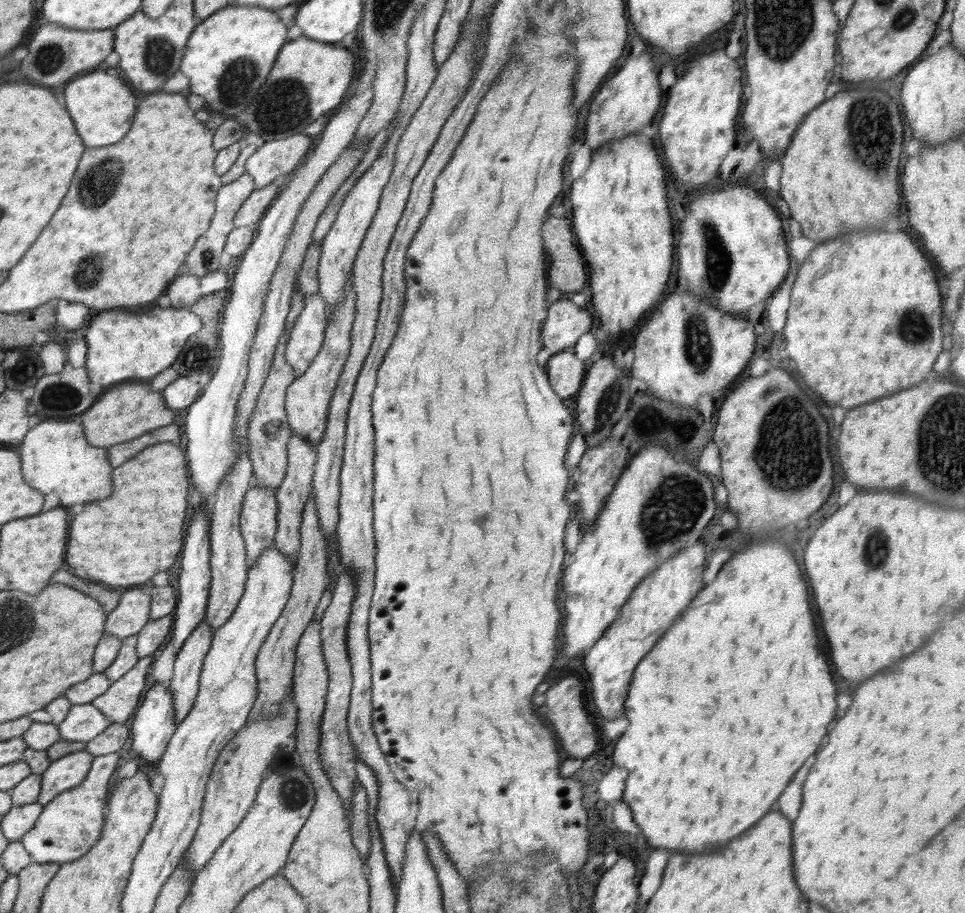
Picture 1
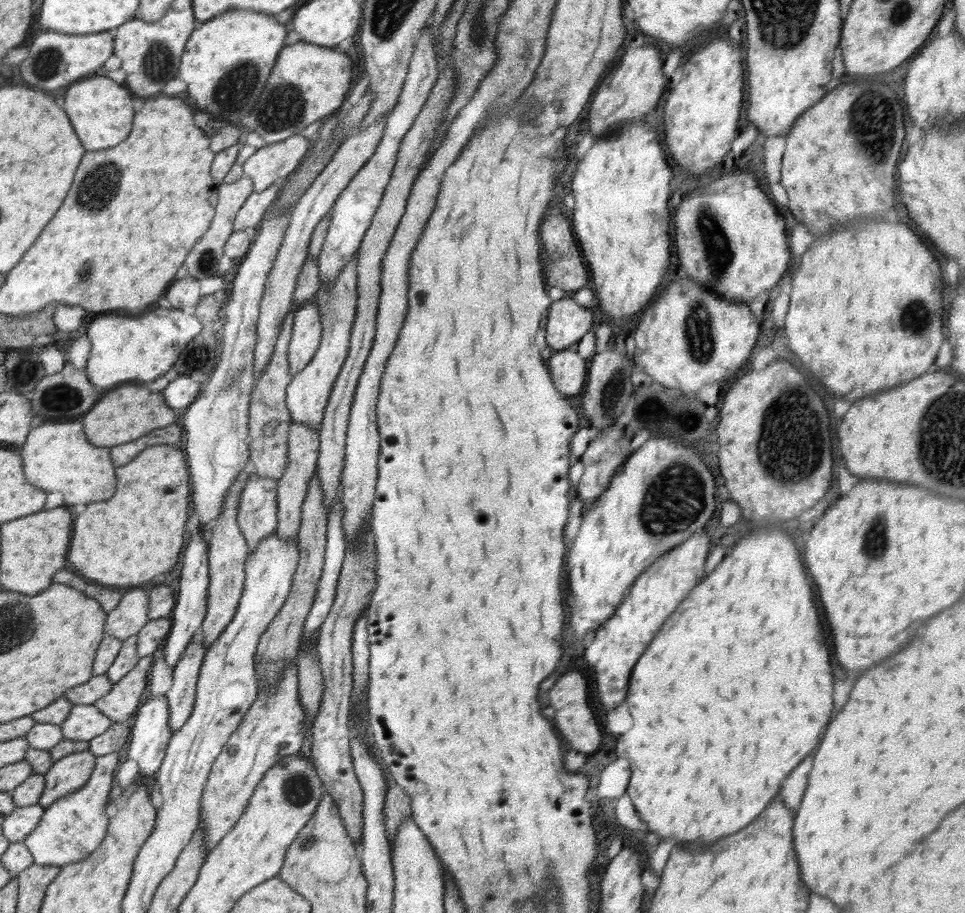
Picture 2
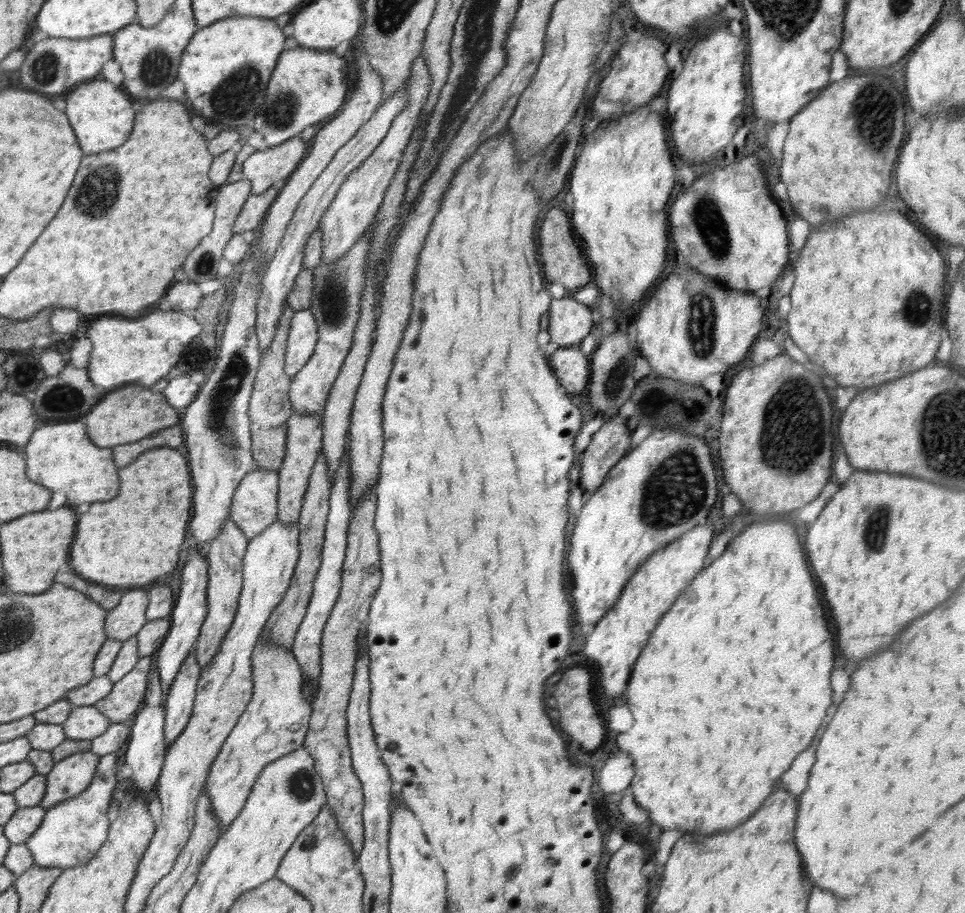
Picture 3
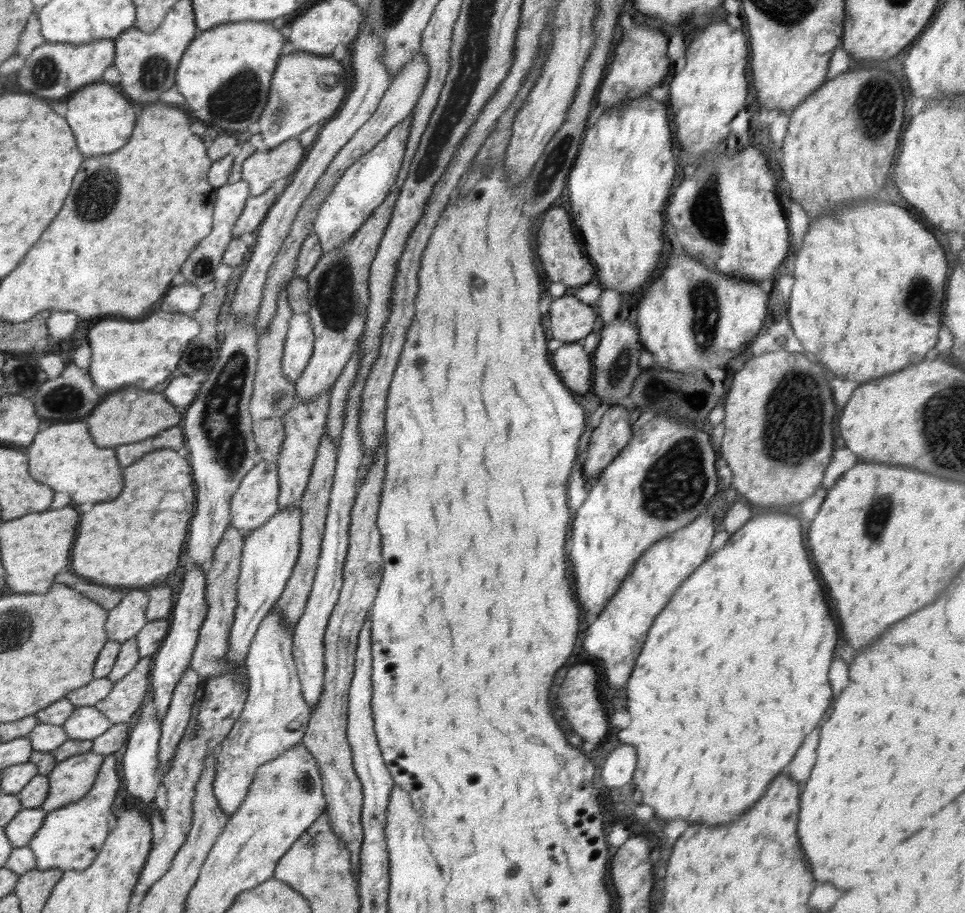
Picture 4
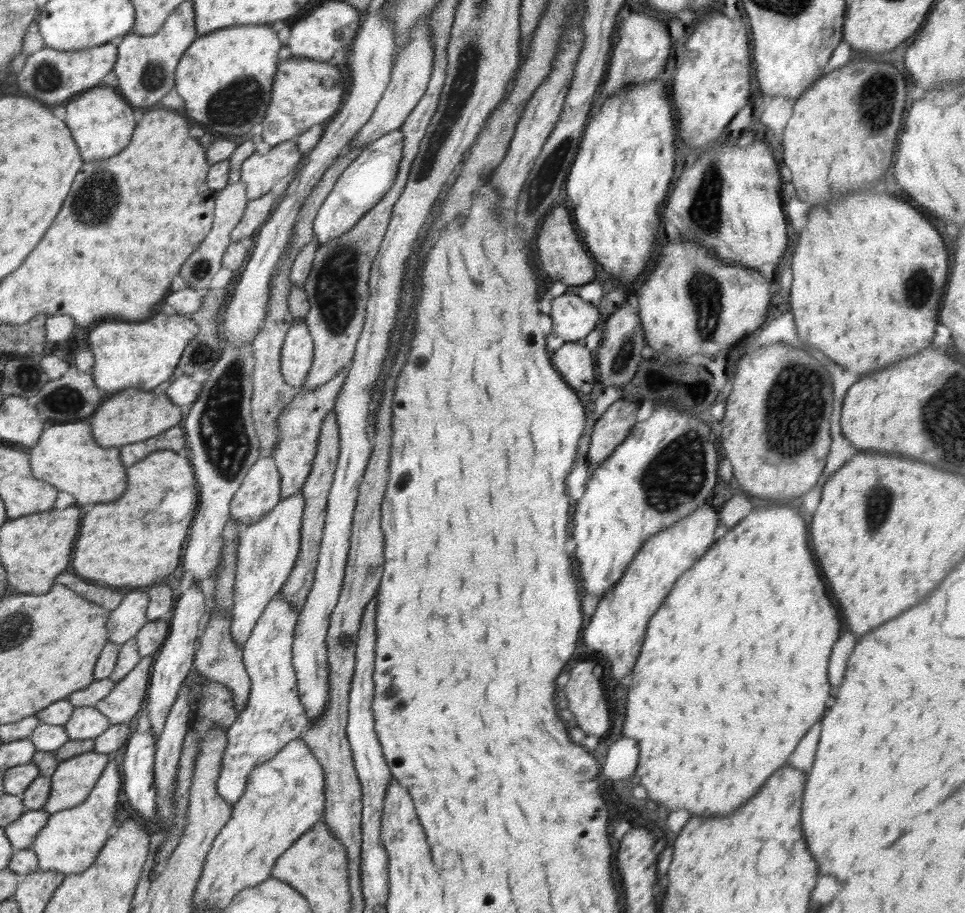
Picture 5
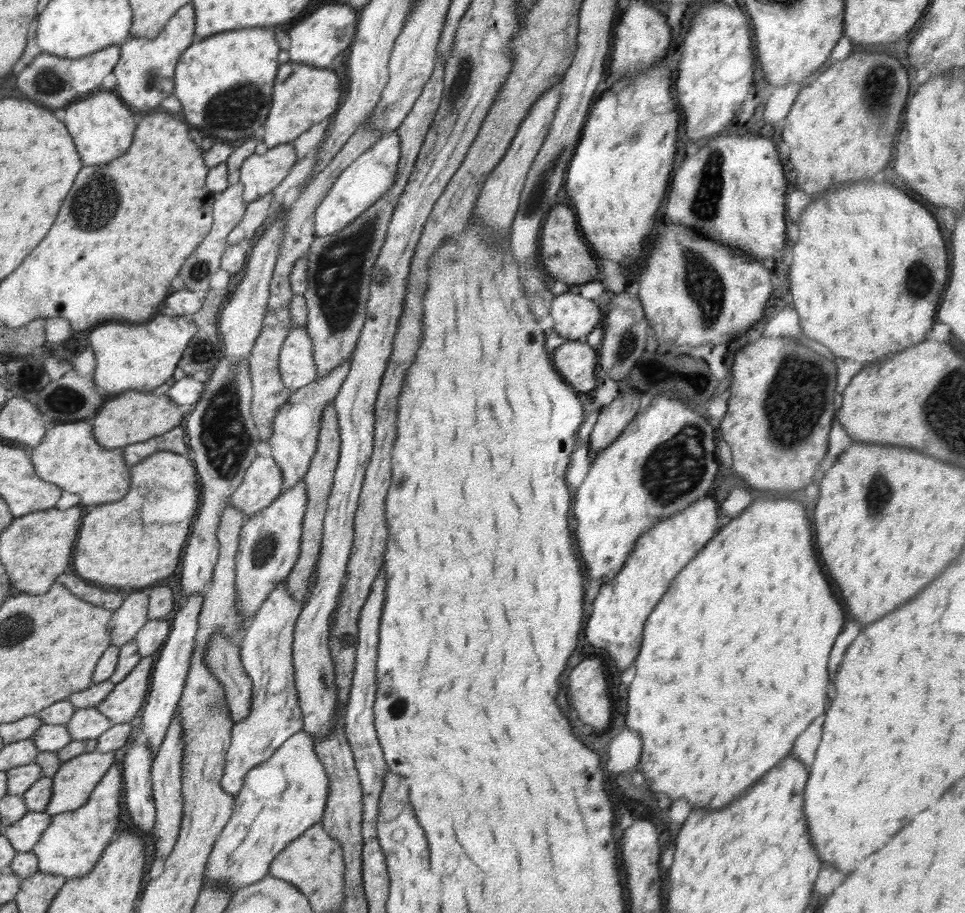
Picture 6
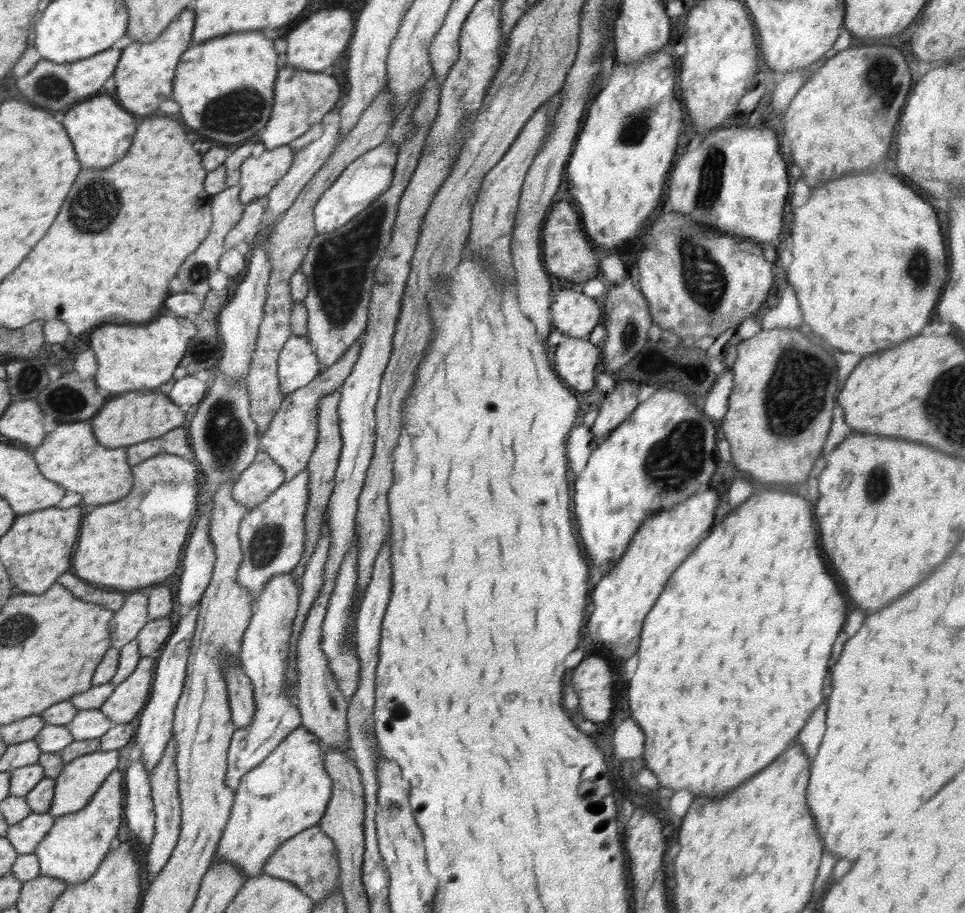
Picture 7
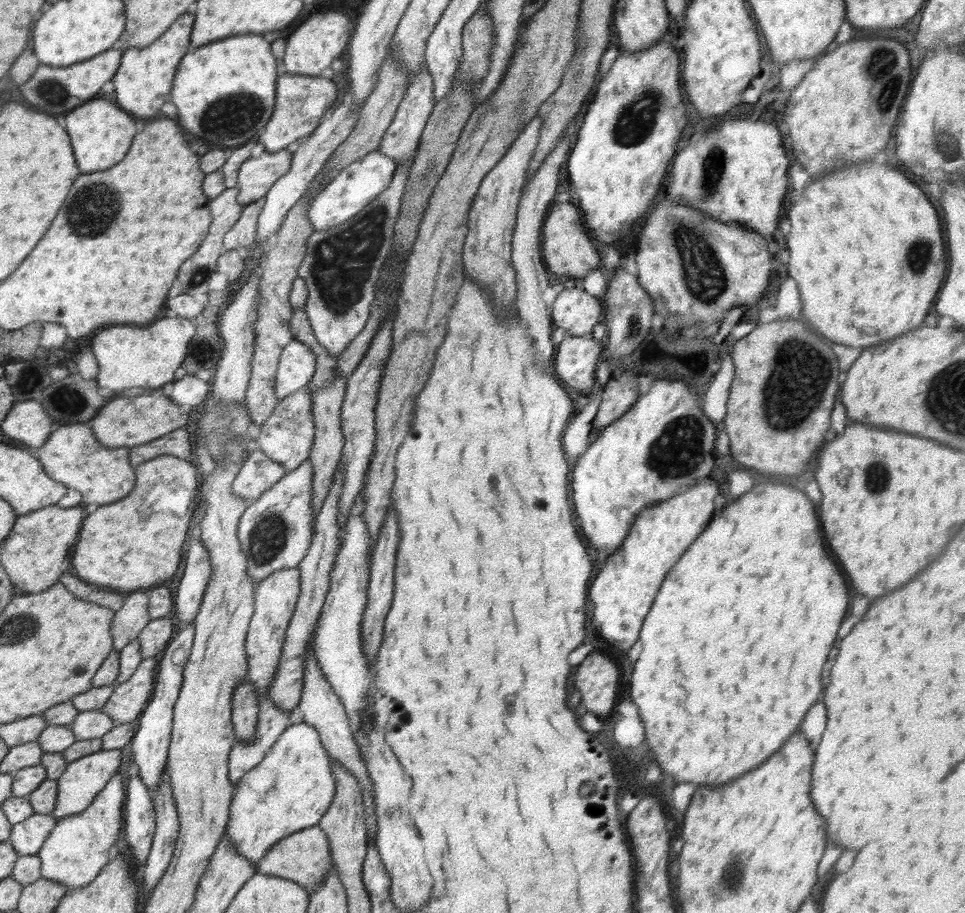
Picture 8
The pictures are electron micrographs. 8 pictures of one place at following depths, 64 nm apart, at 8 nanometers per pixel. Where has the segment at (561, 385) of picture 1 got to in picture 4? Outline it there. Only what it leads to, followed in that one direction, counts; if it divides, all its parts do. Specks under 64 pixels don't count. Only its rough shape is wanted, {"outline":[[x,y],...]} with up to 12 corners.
{"outline":[[582,342],[550,354],[553,368],[573,393],[593,383],[592,356]]}

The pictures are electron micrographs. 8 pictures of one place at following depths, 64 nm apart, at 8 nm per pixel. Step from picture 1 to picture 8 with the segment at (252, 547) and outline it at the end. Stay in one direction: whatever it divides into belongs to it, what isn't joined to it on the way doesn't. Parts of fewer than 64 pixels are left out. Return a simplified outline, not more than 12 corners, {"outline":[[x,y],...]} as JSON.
{"outline":[[254,447],[232,493],[254,503],[285,473]]}

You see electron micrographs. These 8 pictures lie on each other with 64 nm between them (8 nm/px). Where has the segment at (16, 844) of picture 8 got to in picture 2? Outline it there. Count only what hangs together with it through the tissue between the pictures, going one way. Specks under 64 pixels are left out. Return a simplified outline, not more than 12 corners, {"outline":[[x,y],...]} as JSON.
{"outline":[[16,807],[2,822],[2,834],[19,843],[37,828],[45,807]]}

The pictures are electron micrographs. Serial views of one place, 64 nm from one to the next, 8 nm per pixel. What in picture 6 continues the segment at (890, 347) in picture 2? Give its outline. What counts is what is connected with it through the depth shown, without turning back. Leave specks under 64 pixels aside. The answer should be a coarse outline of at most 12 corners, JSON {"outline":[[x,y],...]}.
{"outline":[[888,182],[808,204],[804,338],[862,366],[924,342],[949,280]]}

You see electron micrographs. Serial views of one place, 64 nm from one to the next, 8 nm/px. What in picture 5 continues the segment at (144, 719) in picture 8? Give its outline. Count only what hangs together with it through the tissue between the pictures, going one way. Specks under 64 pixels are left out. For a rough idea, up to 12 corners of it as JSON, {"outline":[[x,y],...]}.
{"outline":[[185,583],[152,665],[146,713],[158,738],[192,671],[206,600]]}

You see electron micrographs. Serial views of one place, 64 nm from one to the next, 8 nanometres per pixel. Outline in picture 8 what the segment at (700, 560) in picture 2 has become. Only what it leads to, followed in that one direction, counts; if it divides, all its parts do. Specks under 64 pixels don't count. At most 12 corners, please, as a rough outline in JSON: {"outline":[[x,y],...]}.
{"outline":[[718,484],[638,514],[590,582],[596,638],[626,654]]}

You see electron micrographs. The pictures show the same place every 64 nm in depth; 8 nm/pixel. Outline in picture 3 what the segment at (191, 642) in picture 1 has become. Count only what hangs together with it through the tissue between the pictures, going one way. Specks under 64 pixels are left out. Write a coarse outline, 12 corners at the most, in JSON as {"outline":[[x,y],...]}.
{"outline":[[195,648],[165,700],[165,752],[189,721],[201,668]]}

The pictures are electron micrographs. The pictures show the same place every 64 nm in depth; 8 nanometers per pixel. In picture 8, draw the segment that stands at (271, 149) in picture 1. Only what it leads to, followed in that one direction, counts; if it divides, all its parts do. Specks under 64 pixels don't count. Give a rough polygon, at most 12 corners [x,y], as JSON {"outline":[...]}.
{"outline":[[286,149],[246,159],[239,168],[236,200],[262,198],[288,172]]}

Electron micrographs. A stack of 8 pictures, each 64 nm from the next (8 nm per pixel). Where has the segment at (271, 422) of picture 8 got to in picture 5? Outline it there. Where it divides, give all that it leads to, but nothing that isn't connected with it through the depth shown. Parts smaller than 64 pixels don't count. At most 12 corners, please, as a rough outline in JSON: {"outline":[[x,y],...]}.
{"outline":[[349,373],[303,388],[278,417],[280,499],[309,477],[323,420]]}

